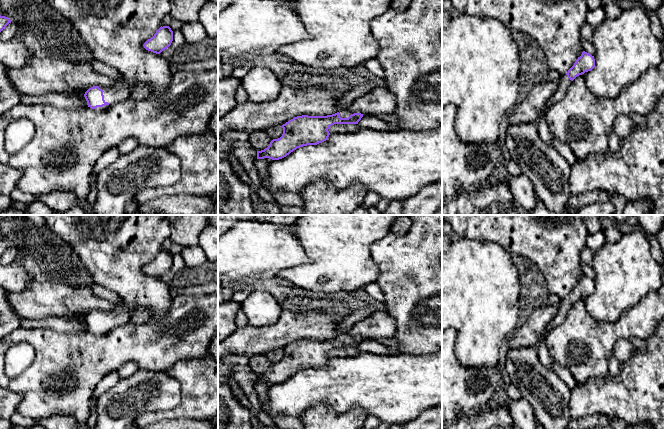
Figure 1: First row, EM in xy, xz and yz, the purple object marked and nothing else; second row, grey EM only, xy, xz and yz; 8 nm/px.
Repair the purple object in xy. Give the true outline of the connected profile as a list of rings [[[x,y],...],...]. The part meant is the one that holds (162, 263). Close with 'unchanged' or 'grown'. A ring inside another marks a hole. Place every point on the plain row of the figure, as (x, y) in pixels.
[[[161,250],[153,261],[144,267],[144,272],[156,278],[167,273],[173,265],[173,255],[169,250]]]; unchanged

